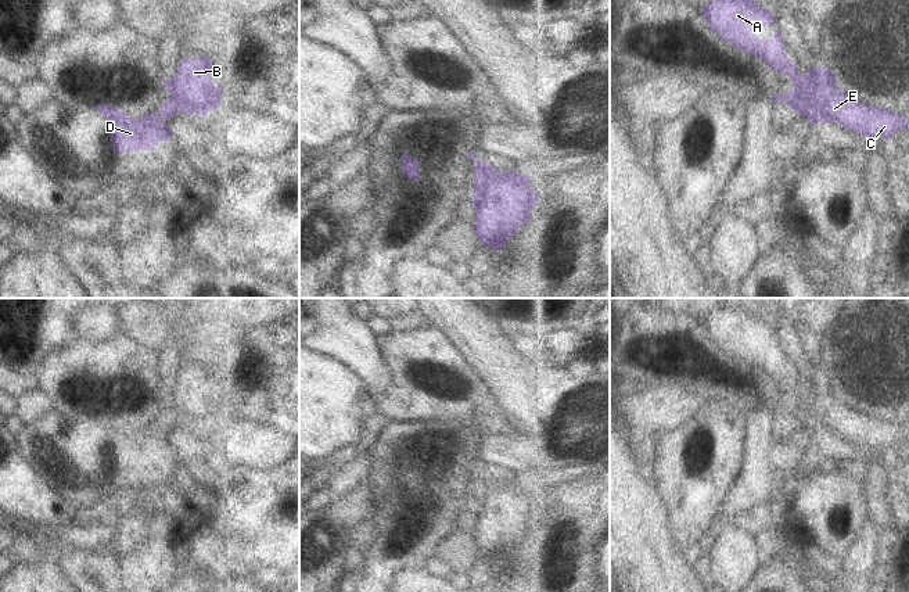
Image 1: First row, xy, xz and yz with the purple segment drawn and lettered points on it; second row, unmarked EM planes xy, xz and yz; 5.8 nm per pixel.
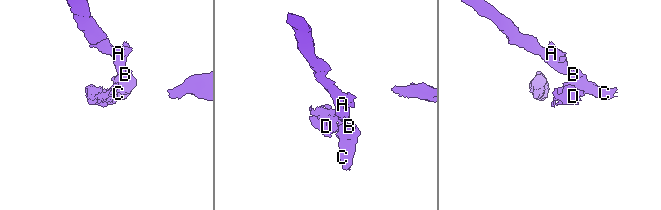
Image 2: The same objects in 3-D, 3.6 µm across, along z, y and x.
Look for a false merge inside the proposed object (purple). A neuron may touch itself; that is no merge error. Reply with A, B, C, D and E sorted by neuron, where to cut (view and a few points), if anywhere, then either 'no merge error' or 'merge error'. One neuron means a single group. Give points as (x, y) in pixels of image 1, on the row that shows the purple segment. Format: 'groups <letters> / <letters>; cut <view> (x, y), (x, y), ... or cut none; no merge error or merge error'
groups A B C E / D; cut yz (791, 90), (793, 100), (802, 112); merge error

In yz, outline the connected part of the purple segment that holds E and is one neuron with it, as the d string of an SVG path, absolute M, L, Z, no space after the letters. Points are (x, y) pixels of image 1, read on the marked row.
M712 0L704 7L703 17L722 40L764 58L772 69L787 73L794 86L794 104L801 107L811 125L836 122L870 139L890 139L909 128L905 115L867 105L841 93L834 73L822 65L801 76L784 54L782 29L775 31L775 39L755 36L764 25L777 24L777 18L755 0Z

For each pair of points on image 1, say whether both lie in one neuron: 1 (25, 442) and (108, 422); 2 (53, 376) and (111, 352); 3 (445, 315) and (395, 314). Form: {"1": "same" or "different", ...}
{"1": "same", "2": "same", "3": "different"}

